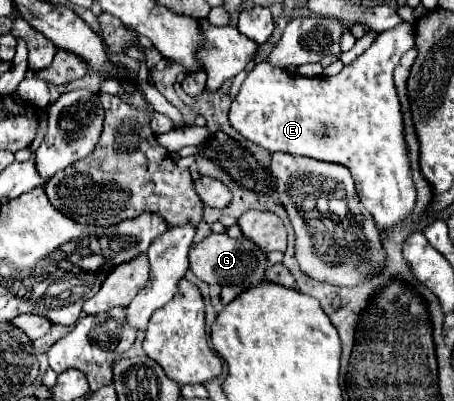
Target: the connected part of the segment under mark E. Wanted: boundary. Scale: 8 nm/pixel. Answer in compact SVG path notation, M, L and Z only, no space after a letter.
M405 23L387 33L379 33L363 55L359 55L353 63L345 65L341 73L333 77L303 77L299 73L287 73L279 67L273 67L269 61L257 63L243 81L229 111L231 125L245 139L273 153L285 151L291 155L305 155L319 161L335 161L347 165L355 179L359 199L373 215L375 223L383 233L393 229L399 221L407 219L413 213L417 201L417 191L409 165L409 149L405 141L401 103L393 83L393 69L399 63L401 55L407 49L415 47L415 35L411 29L413 27Z

